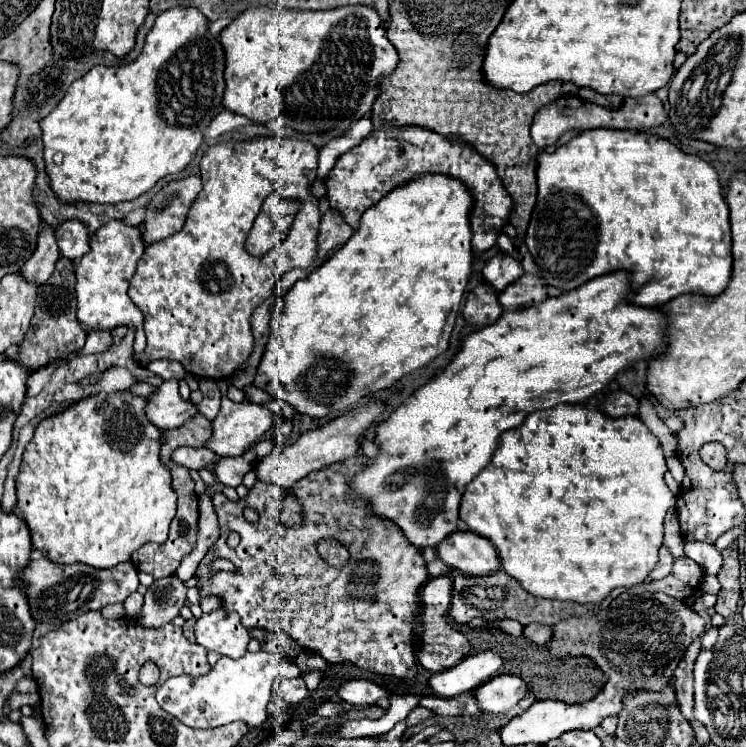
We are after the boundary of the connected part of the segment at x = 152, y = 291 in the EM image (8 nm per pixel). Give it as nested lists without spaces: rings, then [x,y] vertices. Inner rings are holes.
[[[255,137],[243,143],[229,141],[207,149],[199,163],[203,189],[189,209],[185,227],[173,237],[149,245],[137,263],[135,275],[131,277],[129,297],[143,313],[143,329],[147,335],[145,351],[133,355],[135,363],[147,365],[155,359],[173,359],[195,377],[229,379],[247,361],[253,351],[253,333],[249,327],[251,309],[271,297],[273,287],[283,273],[295,267],[313,269],[321,221],[319,201],[311,195],[311,183],[317,179],[317,155],[319,149],[313,143],[283,137]],[[273,191],[279,191],[289,199],[297,199],[301,209],[295,215],[291,233],[285,241],[263,257],[251,257],[245,253],[245,239],[253,227],[261,203]]]

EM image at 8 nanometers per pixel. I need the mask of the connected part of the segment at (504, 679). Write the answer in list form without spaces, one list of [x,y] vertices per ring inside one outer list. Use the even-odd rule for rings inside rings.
[[[497,675],[487,683],[479,685],[473,691],[473,699],[477,707],[485,713],[505,713],[515,707],[523,695],[527,693],[527,685],[517,675]]]

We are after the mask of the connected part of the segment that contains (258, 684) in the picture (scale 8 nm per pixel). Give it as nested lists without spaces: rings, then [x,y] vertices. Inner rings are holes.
[[[261,649],[259,653],[247,651],[239,659],[221,657],[207,675],[179,675],[167,679],[163,685],[159,685],[155,699],[163,711],[191,729],[215,729],[233,721],[243,721],[249,727],[259,727],[267,719],[265,707],[273,693],[273,683],[299,675],[299,667],[289,657],[277,657],[265,649]]]

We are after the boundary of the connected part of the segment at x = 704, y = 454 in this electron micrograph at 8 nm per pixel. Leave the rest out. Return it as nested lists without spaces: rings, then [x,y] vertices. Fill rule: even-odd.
[[[705,443],[701,449],[699,449],[699,455],[701,459],[711,467],[711,469],[723,469],[725,463],[727,463],[727,457],[725,457],[725,449],[721,443]]]

